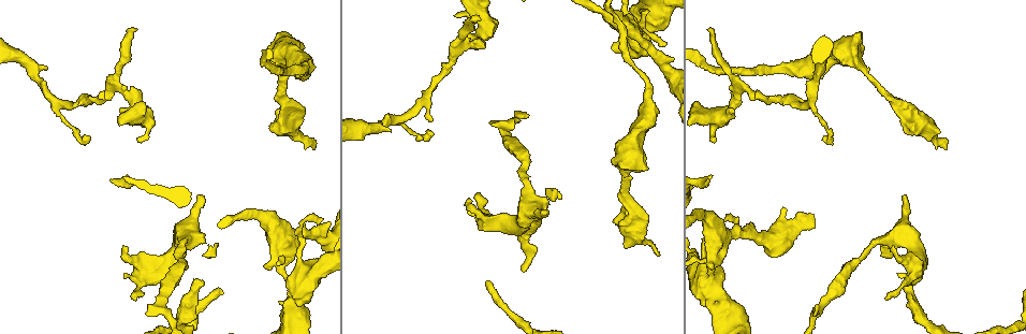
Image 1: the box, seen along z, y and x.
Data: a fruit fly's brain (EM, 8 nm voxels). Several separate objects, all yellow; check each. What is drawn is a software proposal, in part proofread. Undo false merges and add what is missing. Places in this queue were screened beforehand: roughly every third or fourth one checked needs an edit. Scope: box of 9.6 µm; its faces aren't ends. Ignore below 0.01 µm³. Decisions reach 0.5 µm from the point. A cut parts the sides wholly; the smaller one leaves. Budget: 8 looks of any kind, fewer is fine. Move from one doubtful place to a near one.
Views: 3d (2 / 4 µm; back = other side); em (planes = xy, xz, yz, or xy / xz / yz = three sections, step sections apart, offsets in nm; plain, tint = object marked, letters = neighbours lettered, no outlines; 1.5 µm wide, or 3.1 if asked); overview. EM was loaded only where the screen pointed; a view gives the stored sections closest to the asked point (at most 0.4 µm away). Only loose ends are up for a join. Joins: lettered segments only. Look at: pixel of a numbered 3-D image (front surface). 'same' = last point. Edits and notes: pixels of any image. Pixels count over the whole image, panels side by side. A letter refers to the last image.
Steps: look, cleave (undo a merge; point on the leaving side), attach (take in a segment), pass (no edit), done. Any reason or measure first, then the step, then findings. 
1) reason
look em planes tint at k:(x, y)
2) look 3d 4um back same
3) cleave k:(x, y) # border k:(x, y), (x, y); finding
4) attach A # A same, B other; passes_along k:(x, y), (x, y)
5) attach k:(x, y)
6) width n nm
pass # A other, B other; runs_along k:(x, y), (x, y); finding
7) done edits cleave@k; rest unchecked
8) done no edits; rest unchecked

branch stops here
look em planes letters at 1:(946, 148)

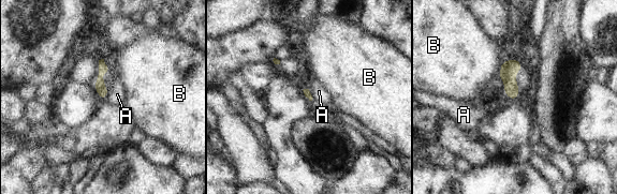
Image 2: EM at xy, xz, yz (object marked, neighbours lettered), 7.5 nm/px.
pass # A other, B other; runs_along 2:(101, 62), (100, 88), (103, 95); none of them fits

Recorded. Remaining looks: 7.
an open end
look 3d 2um at 1:(545, 214)

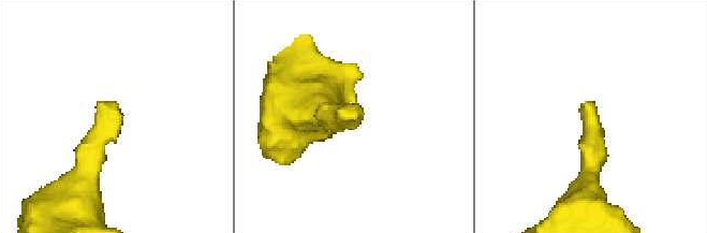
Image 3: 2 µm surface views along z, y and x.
look em xy step 8 letters at 3:(115, 101)

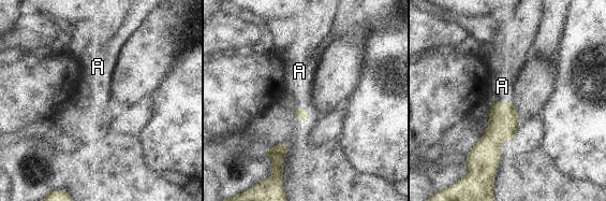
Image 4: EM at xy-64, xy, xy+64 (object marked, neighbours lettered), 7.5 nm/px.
attach A # A same; it goes on there

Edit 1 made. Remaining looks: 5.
redraw
look overview

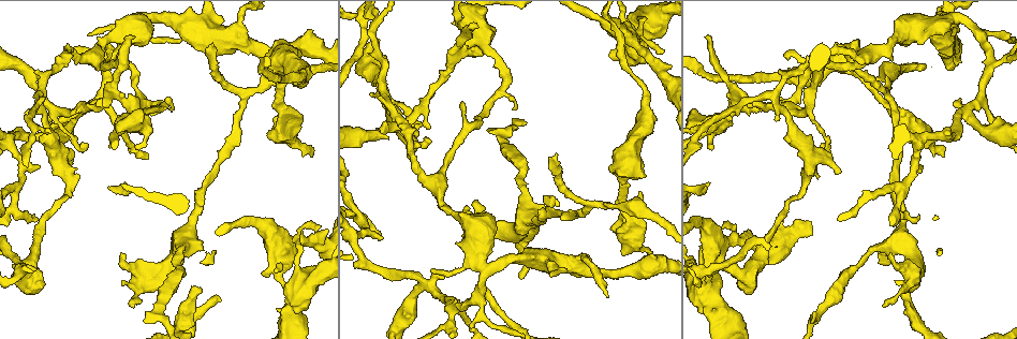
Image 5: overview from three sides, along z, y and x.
free end
look 3d 2um back at 5:(477, 201)

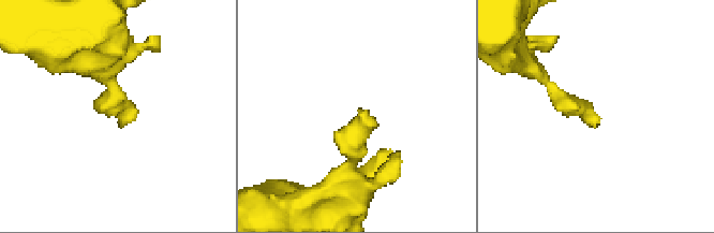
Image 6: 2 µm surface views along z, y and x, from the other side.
need the tissue
look em xz step 4 letters at 6:(599, 120)

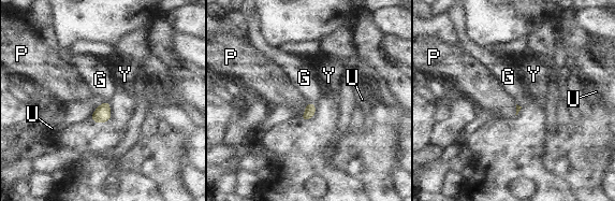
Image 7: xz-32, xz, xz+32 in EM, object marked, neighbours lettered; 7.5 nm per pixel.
look em planes letters same

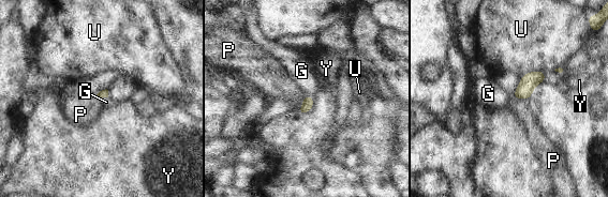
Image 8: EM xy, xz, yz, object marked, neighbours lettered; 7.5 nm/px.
attach G # G same, P other, U other, Y other; passes_along 8:(308, 102), (309, 96), (301, 71); it goes on there

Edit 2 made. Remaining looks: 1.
done edits attach@4, attach@8; rest unchecked

